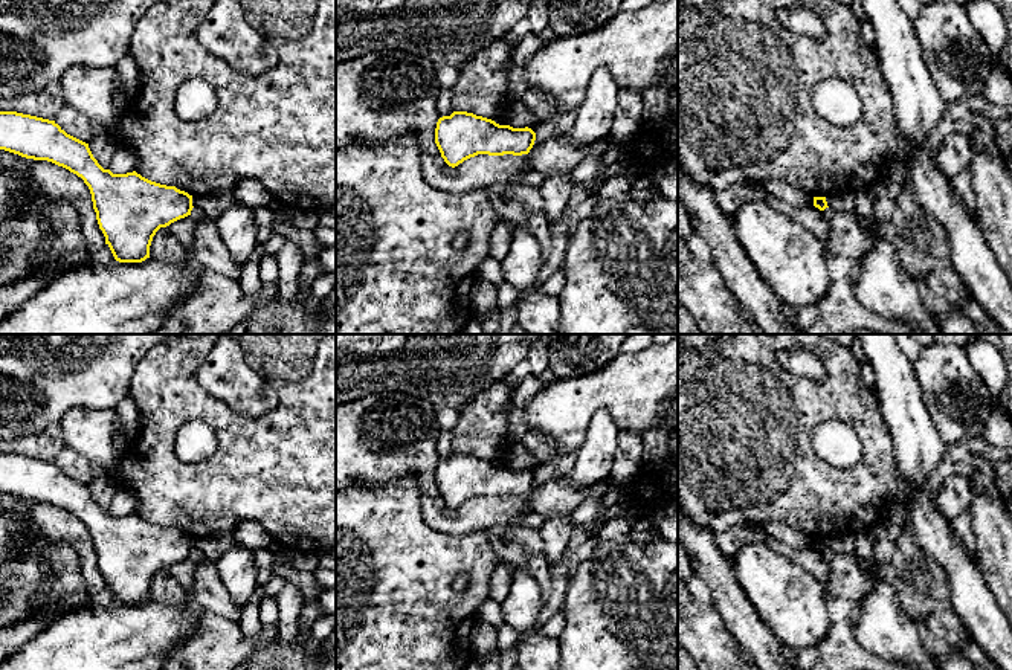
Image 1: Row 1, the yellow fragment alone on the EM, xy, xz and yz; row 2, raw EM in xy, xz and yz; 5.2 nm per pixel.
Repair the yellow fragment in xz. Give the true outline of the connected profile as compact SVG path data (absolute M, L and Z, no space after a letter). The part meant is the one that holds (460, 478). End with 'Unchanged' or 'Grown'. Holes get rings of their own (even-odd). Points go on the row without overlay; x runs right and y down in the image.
M453 453L440 459L435 470L435 485L452 510L478 496L528 496L534 482L536 475L528 469L499 467L467 453Z. Unchanged

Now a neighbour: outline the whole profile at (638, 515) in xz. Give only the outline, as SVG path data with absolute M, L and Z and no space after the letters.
M632 501L624 514L633 531L652 531L652 508L643 501Z

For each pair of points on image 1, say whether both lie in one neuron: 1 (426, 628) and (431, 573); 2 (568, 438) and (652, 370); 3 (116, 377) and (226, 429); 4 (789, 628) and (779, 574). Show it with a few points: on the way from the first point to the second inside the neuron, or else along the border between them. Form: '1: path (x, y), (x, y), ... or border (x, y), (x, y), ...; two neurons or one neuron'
1: path (423, 614), (423, 586); one neuron
2: path (579, 414), (605, 388), (628, 388); one neuron
3: border (147, 353), (135, 370), (128, 396); two neurons
4: path (789, 614), (789, 602), (779, 588); one neuron

